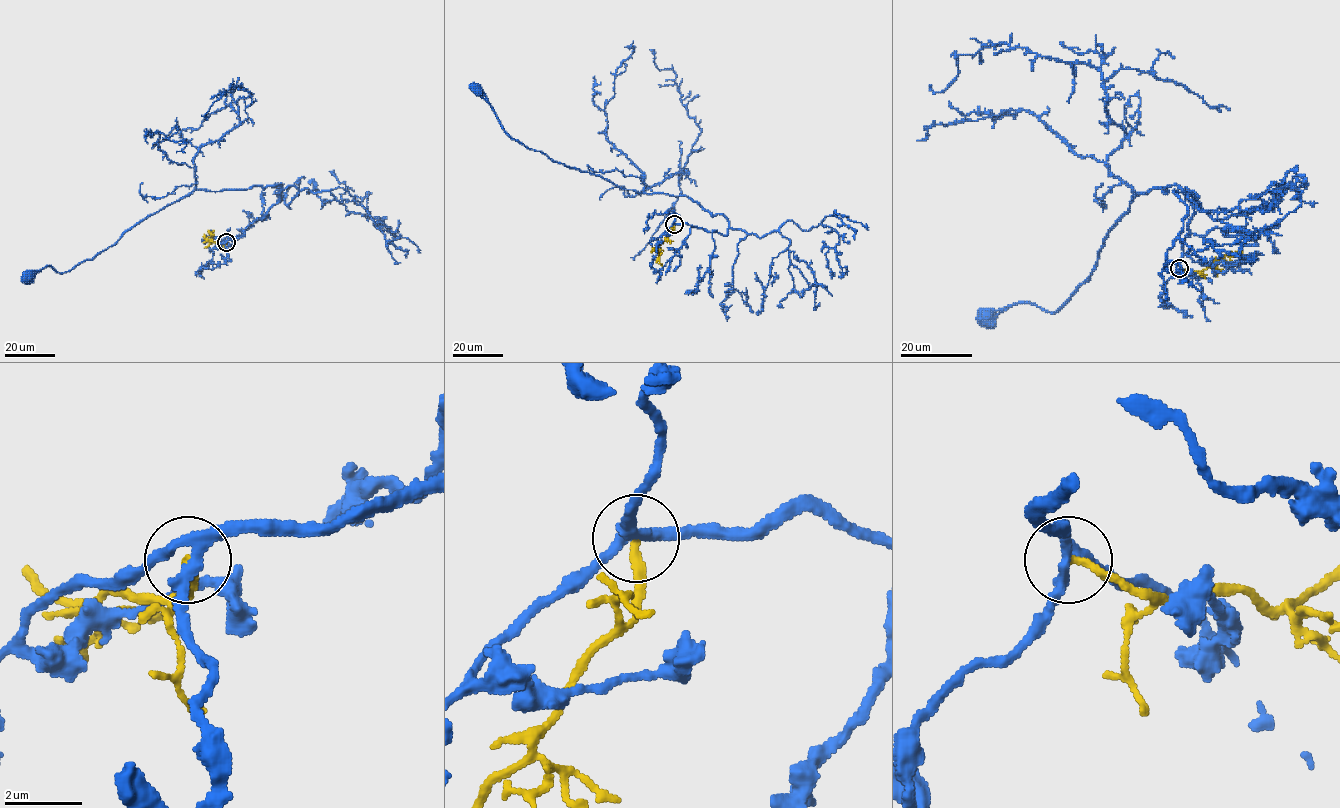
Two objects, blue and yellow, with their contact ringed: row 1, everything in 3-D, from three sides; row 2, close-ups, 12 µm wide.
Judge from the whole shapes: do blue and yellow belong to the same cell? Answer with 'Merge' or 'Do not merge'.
Do not merge

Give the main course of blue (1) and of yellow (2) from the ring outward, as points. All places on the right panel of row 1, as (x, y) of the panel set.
1: (1179, 268), (1192, 204), (1176, 185), (1152, 188), (1133, 195), (1090, 277), (1054, 312), (1017, 303), (986, 319)
2: (1179, 268), (1201, 272), (1225, 255), (1243, 252)

